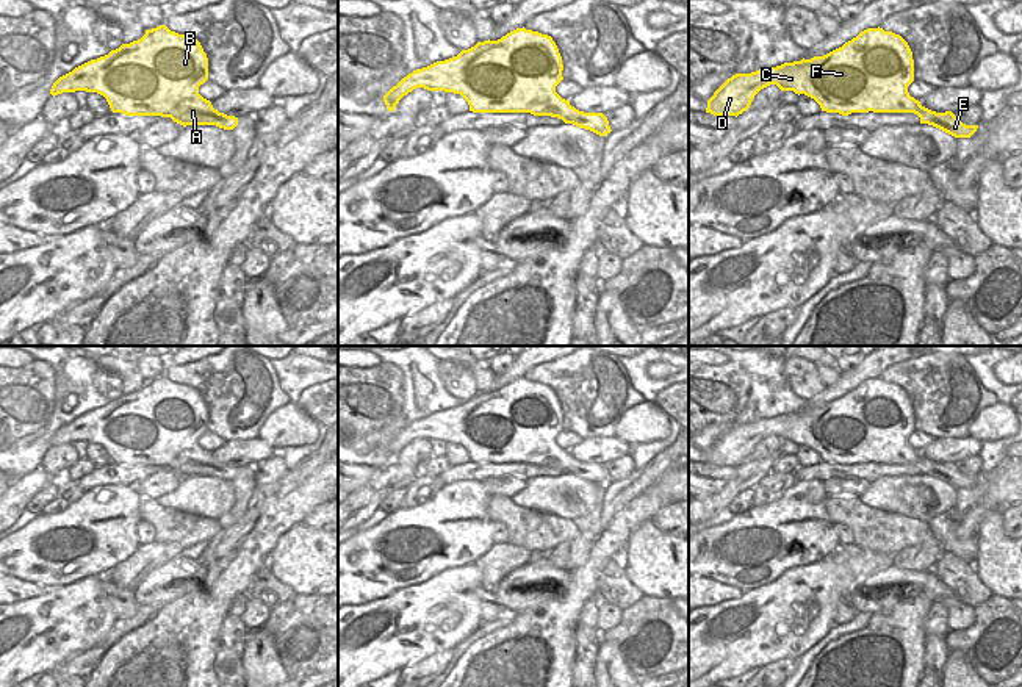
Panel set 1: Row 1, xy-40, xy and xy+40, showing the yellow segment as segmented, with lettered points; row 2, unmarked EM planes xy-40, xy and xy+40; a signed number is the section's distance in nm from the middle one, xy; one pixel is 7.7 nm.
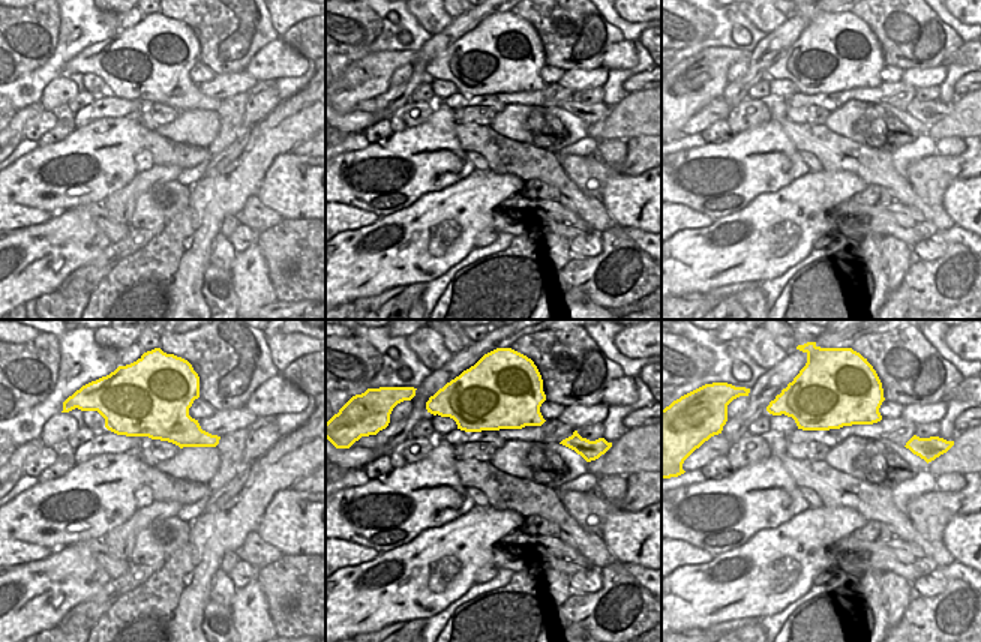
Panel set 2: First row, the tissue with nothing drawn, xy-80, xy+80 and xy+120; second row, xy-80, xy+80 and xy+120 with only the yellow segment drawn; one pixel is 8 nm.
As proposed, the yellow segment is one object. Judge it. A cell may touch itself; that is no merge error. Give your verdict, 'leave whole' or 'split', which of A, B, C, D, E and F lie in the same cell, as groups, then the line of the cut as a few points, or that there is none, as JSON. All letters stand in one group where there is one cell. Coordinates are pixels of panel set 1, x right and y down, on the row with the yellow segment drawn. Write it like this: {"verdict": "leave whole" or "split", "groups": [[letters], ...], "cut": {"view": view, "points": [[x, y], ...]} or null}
{"verdict": "leave whole", "groups": [["A", "B", "C", "D", "E", "F"]], "cut": null}

